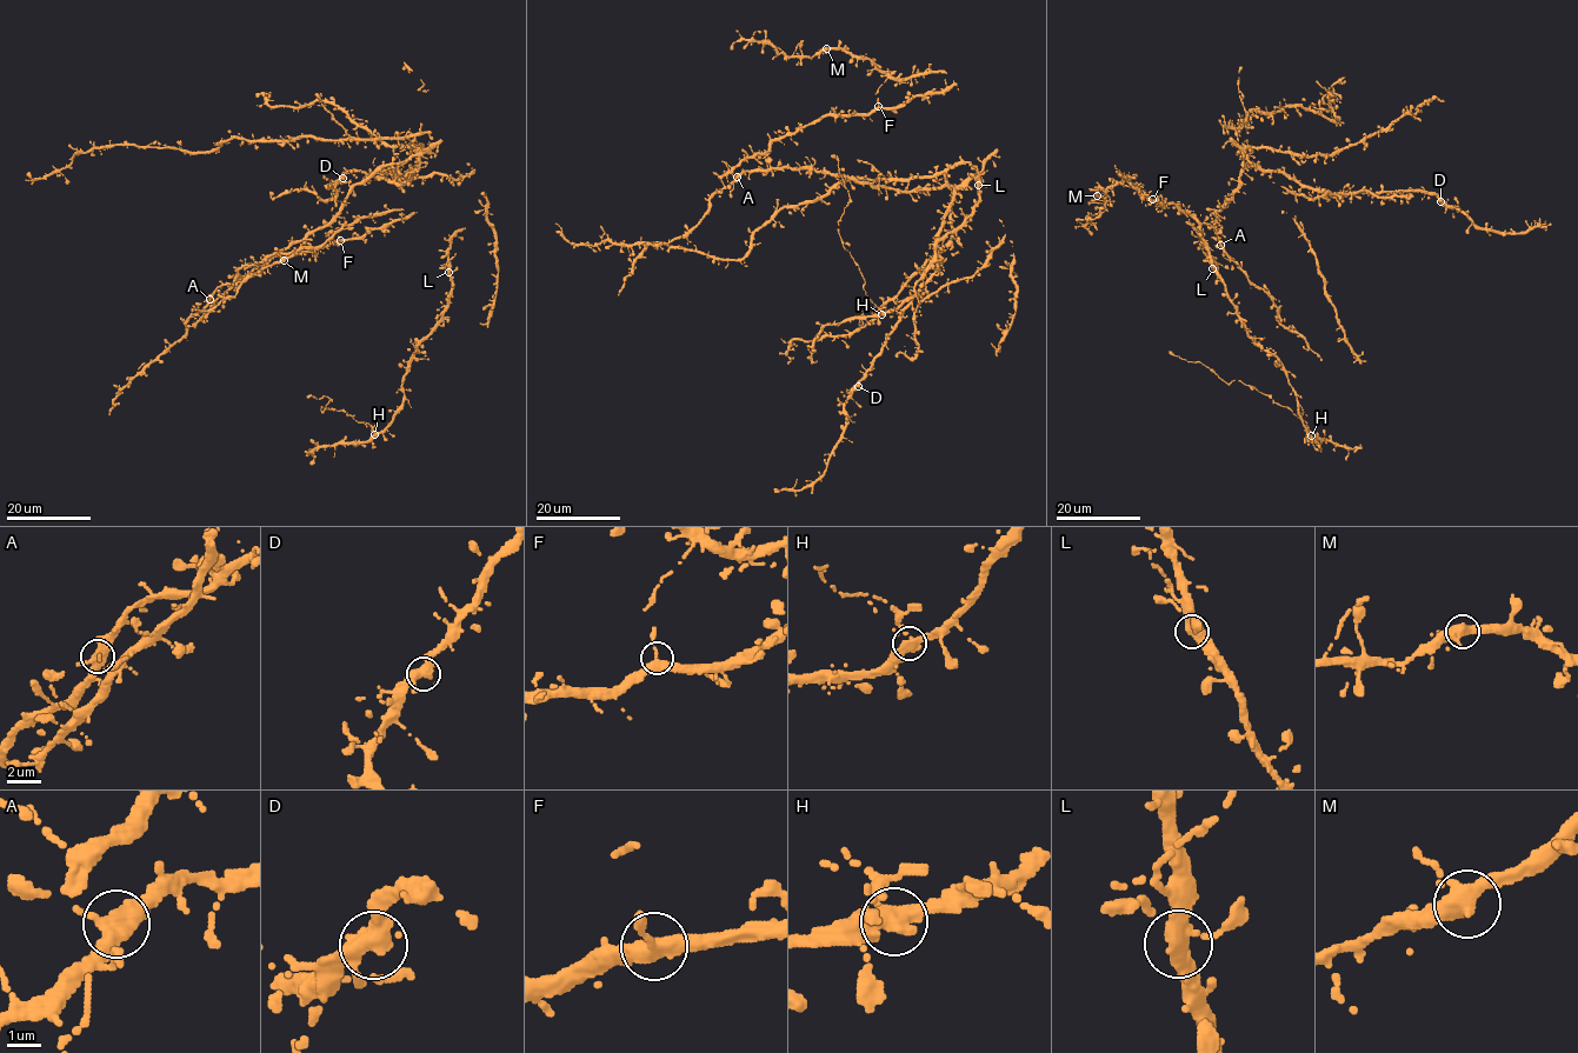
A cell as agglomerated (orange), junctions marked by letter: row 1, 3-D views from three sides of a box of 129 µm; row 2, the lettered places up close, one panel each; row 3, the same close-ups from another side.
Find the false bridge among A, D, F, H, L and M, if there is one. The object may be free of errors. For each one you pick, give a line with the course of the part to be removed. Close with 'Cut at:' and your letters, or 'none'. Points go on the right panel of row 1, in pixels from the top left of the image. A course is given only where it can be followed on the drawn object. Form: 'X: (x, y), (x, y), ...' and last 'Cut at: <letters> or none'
H: (1310, 435), (1305, 420), (1253, 387), (1234, 379), (1227, 384), (1198, 361), (1187, 361), (1170, 353)
Cut at: H

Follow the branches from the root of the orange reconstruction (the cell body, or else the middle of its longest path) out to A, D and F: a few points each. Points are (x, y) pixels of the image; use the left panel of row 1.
A: (268, 257), (244, 265), (238, 271), (238, 280), (220, 285), (210, 299)
D: (268, 257), (321, 228), (377, 171), (418, 157), (407, 181), (354, 168), (343, 178)
F: (268, 257), (314, 252), (340, 240)

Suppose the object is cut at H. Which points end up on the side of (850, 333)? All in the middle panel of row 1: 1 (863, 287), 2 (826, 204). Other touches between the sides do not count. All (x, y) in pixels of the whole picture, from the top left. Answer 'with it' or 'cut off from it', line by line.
1: cut off from it
2: with it

